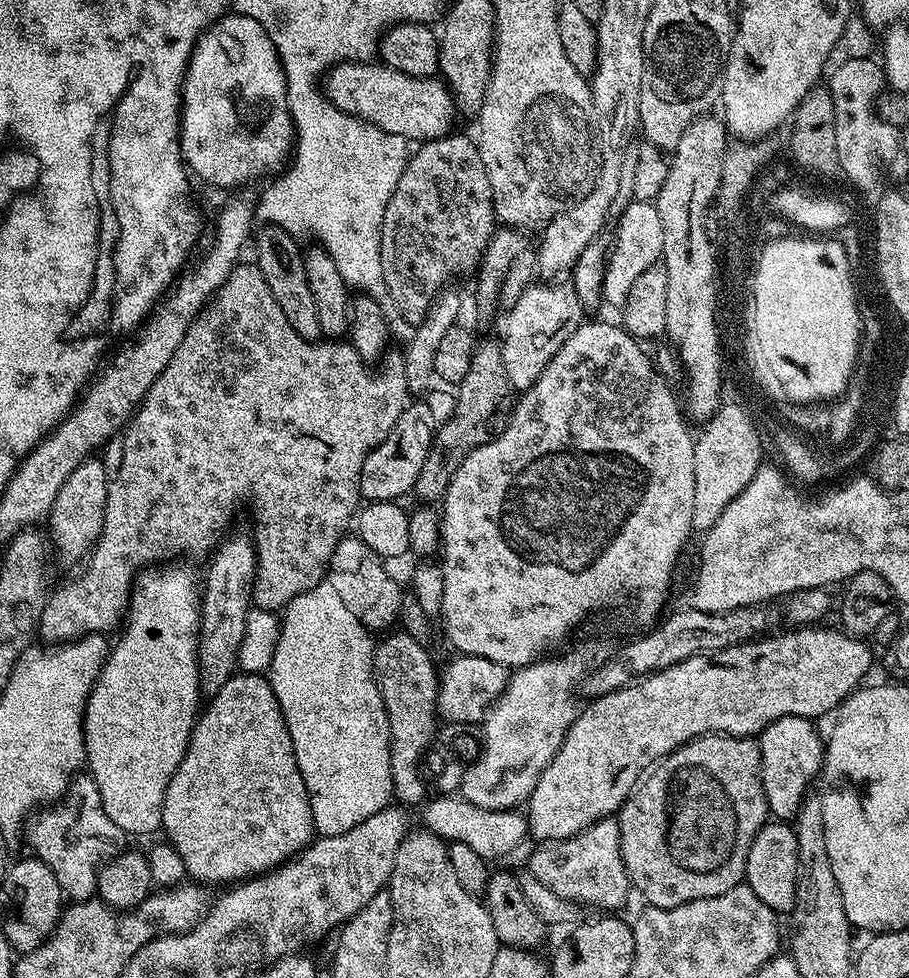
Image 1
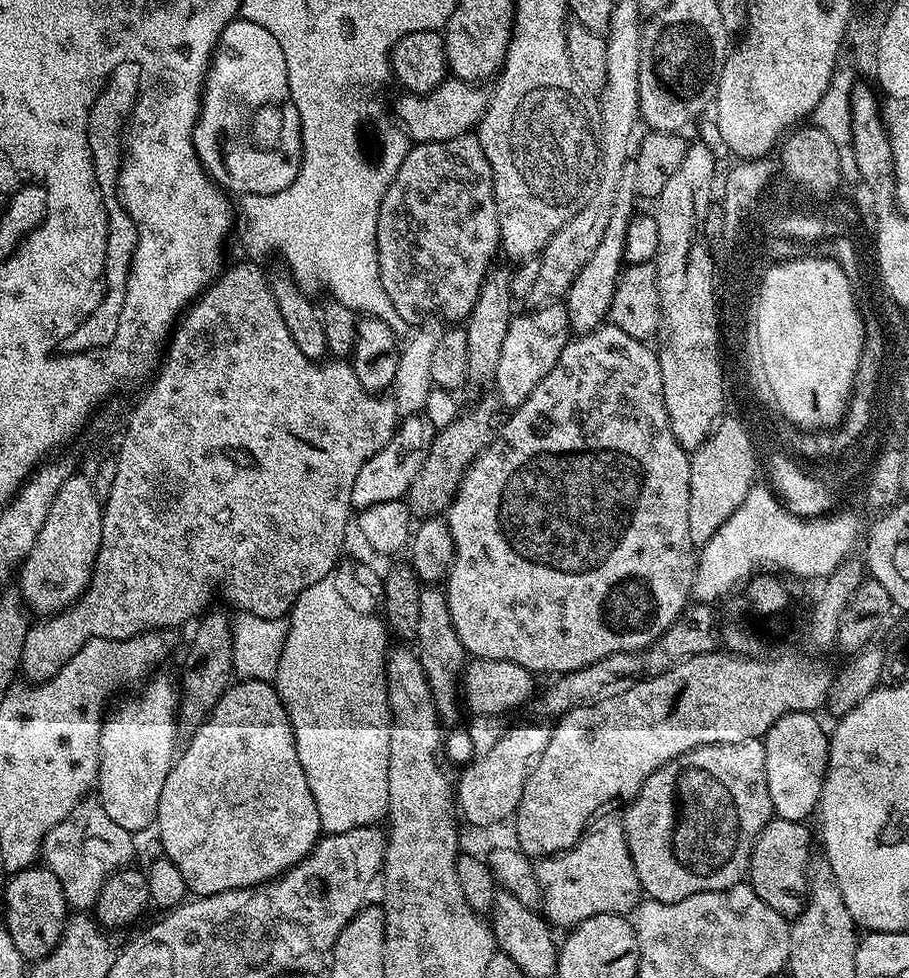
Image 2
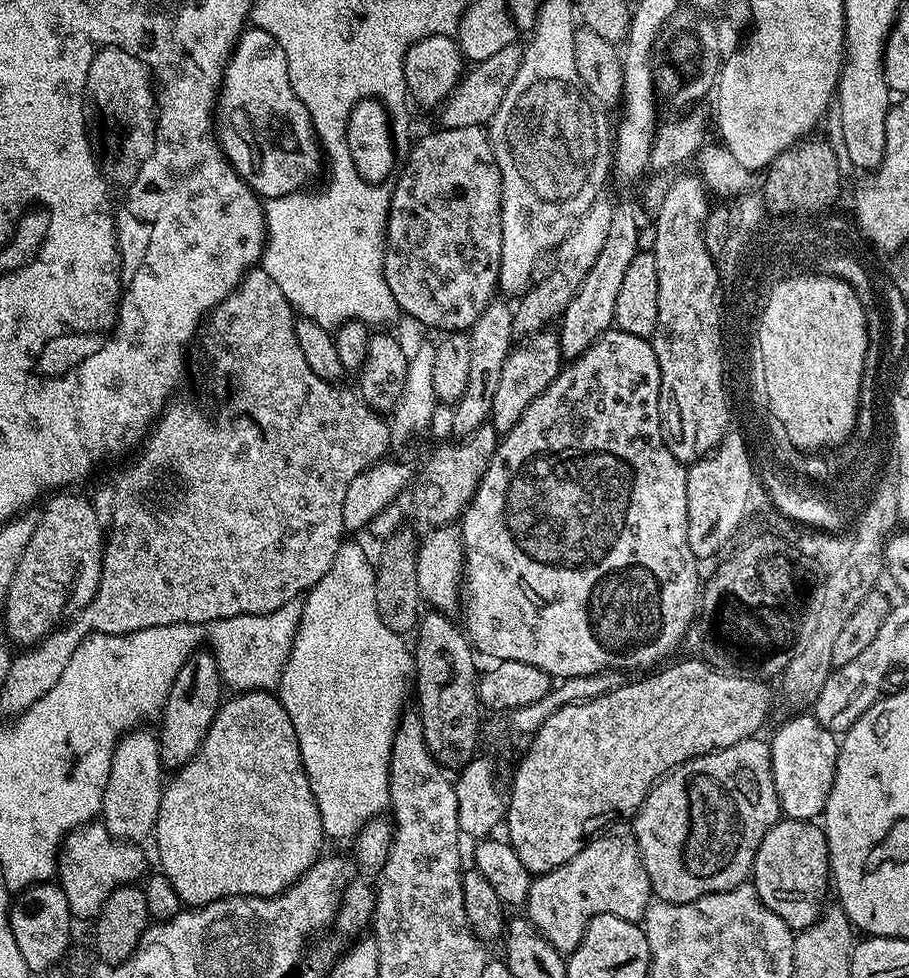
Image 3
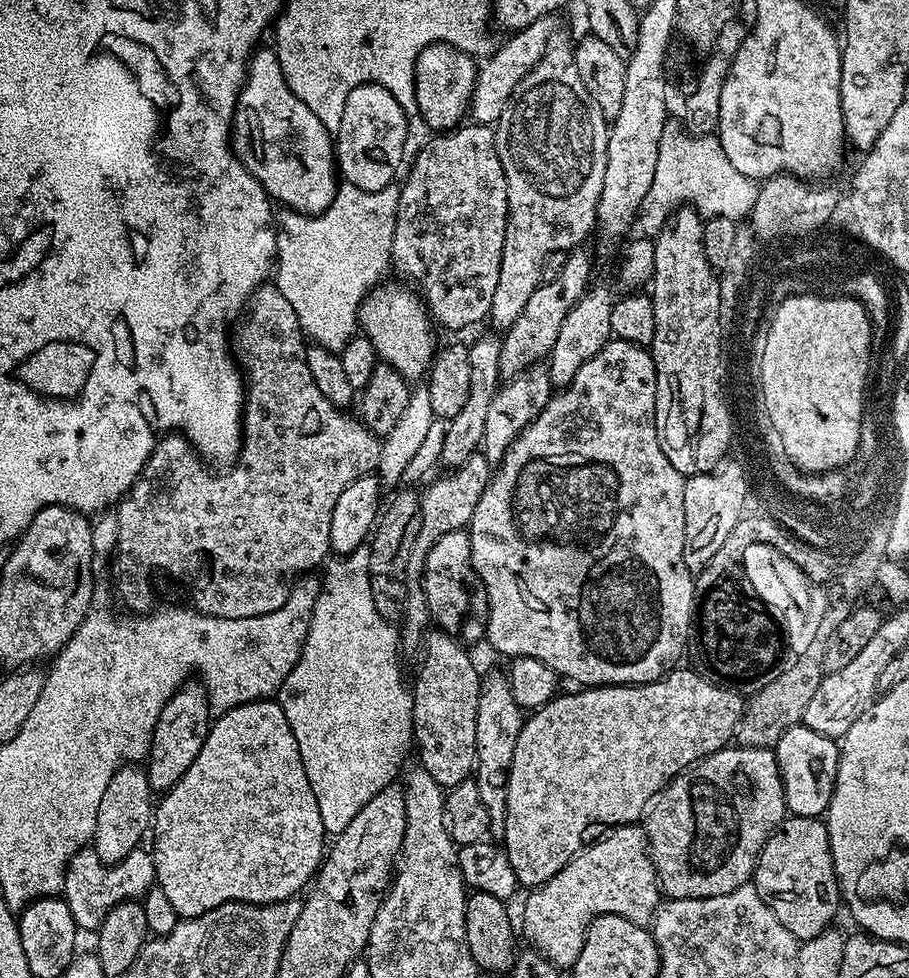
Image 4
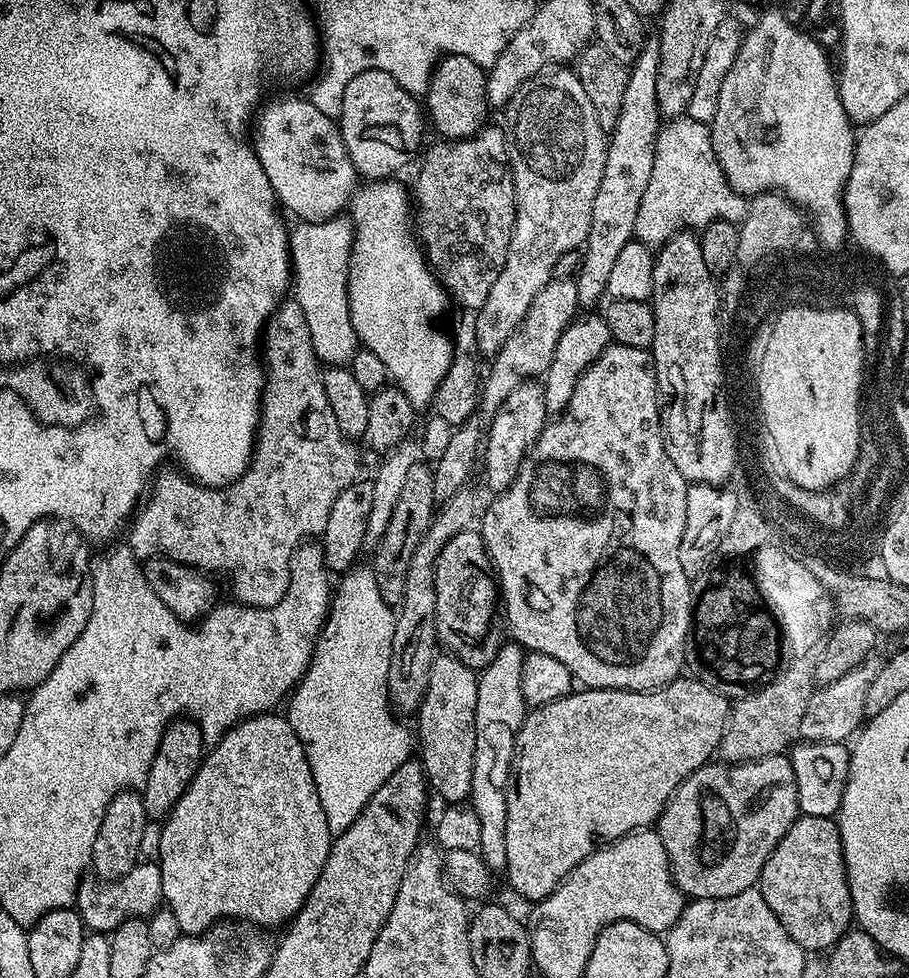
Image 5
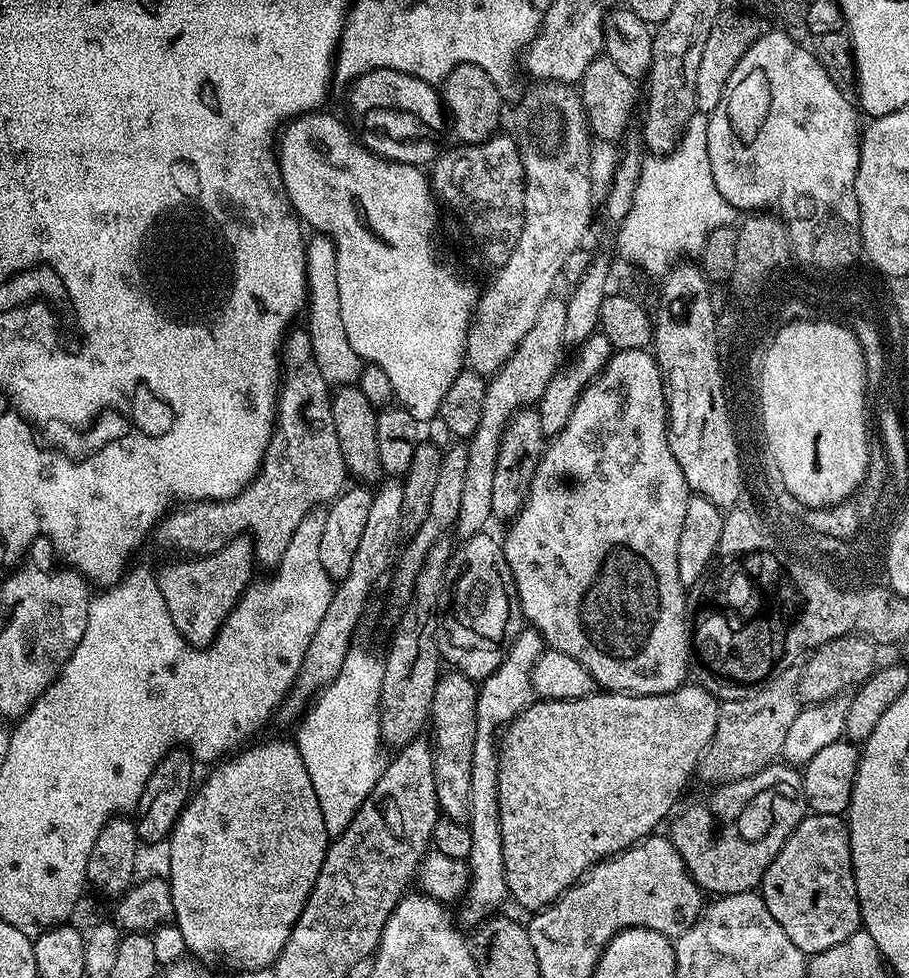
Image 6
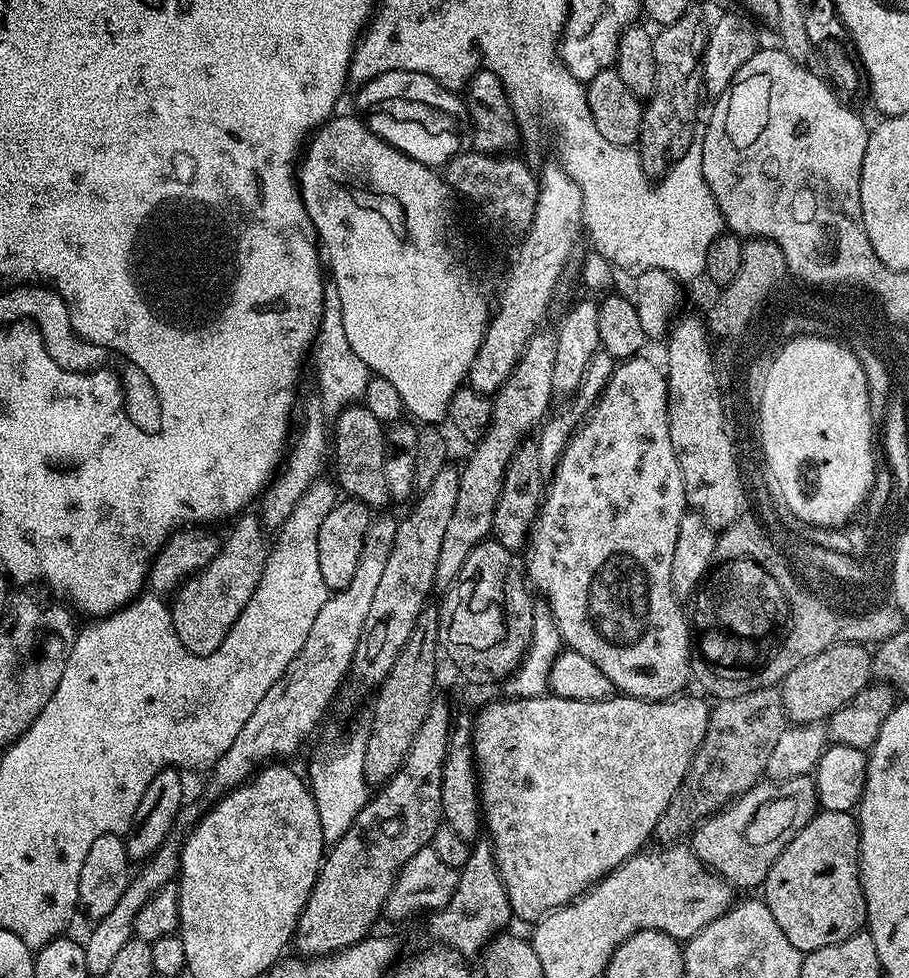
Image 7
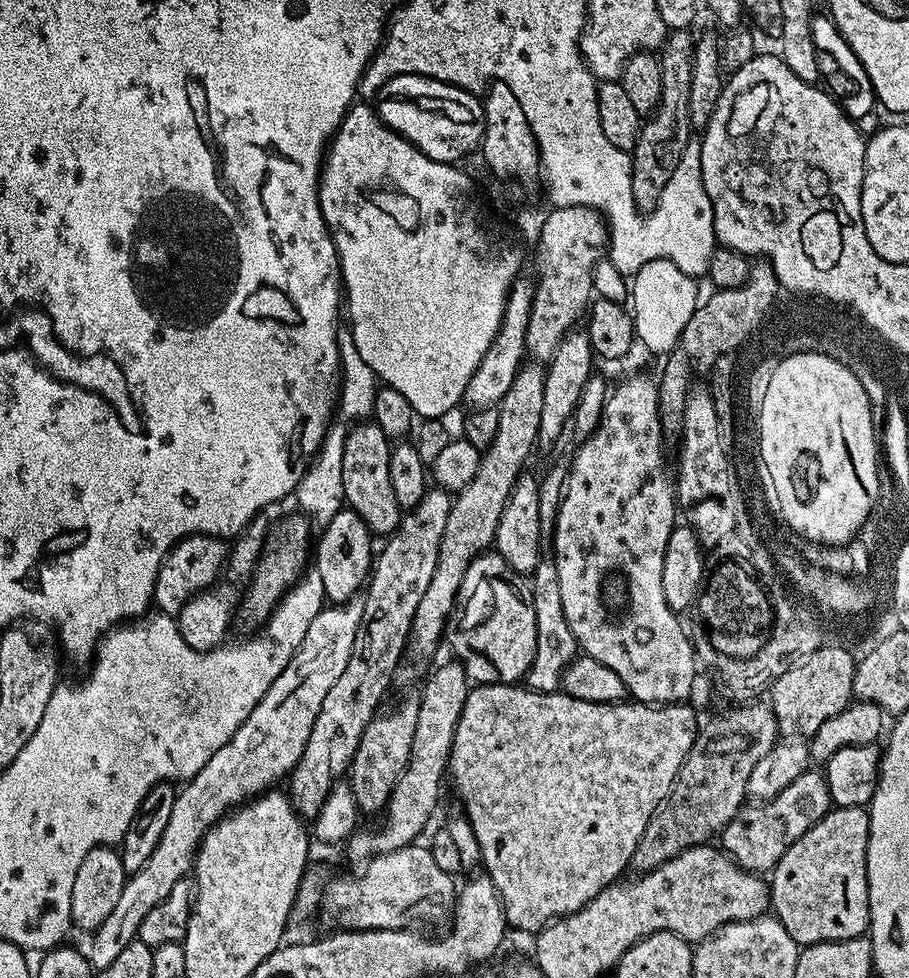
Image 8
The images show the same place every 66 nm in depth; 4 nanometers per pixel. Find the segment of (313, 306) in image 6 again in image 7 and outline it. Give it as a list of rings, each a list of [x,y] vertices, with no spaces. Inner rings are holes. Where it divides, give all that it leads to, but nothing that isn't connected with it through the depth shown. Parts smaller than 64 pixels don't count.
[[[328,290],[324,293],[324,313],[320,319],[320,329],[316,332],[314,356],[315,352],[316,384],[320,387],[318,403],[324,409],[325,417],[335,418],[338,414],[342,414],[344,408],[348,408],[352,404],[359,404],[363,401],[364,395],[366,394],[366,386],[372,381],[374,375],[366,366],[366,362],[362,362],[362,358],[358,358],[358,354],[354,354],[354,350],[350,346],[350,341],[346,339],[346,326],[342,326],[342,302],[338,298],[335,290]]]

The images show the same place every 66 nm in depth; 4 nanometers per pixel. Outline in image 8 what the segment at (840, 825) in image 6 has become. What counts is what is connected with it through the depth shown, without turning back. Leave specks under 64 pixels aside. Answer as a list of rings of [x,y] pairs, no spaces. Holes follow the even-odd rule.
[[[833,807],[782,858],[770,873],[770,908],[801,946],[842,942],[865,935],[870,918],[866,846],[870,838],[867,807]]]

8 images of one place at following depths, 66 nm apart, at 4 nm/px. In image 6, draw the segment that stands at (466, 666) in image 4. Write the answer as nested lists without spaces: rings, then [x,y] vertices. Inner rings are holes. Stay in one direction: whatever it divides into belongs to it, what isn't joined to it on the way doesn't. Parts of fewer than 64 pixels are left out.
[[[448,670],[434,690],[430,717],[430,743],[434,758],[434,790],[441,813],[447,819],[467,824],[470,818],[470,762],[474,762],[477,685],[462,673]]]

